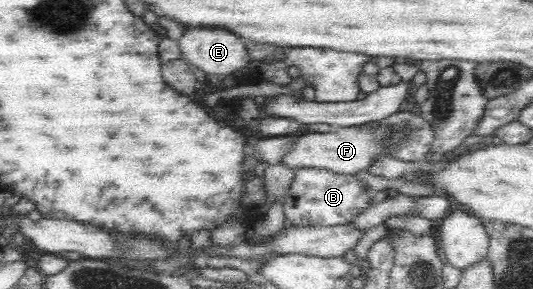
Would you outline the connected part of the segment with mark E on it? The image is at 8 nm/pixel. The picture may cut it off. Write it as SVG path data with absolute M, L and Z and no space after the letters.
M207 27L186 29L177 40L177 44L179 44L179 52L181 52L180 58L185 60L189 66L203 71L207 76L231 75L237 69L246 67L247 62L251 60L243 39L225 29L208 29Z

